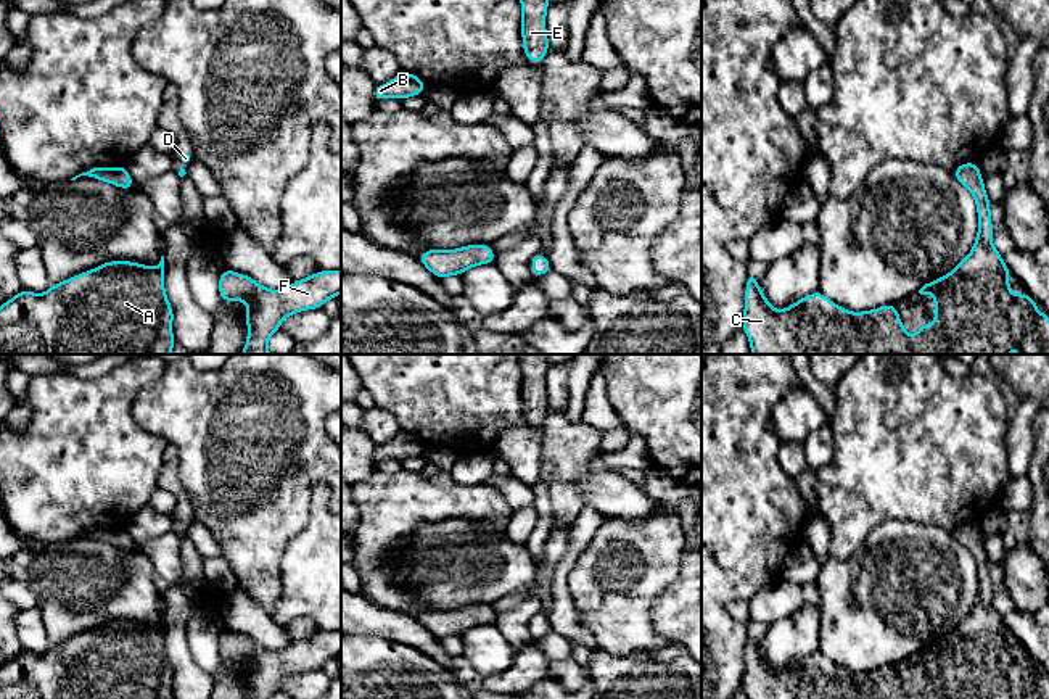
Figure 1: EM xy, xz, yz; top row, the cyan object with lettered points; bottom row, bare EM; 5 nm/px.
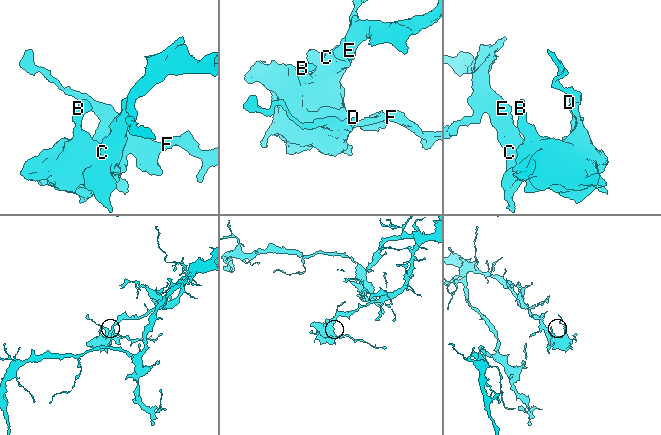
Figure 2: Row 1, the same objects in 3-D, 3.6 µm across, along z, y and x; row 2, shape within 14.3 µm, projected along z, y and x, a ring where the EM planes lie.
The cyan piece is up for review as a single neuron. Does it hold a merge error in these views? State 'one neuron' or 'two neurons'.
one neuron

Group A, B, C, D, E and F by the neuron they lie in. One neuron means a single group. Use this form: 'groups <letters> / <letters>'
groups A B C D E F

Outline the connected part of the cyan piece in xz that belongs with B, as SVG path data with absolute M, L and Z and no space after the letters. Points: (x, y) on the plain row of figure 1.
M401 432L393 441L388 445L376 445L375 448L375 462L381 462L386 459L409 459L415 456L423 456L426 445L415 435Z

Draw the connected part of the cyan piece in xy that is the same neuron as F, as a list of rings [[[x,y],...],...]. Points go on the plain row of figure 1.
[[[224,630],[219,638],[219,657],[225,662],[246,662],[248,699],[269,699],[291,675],[306,670],[322,670],[328,659],[341,654],[341,631],[317,631],[314,636],[294,641],[285,651],[270,651],[253,638]]]

